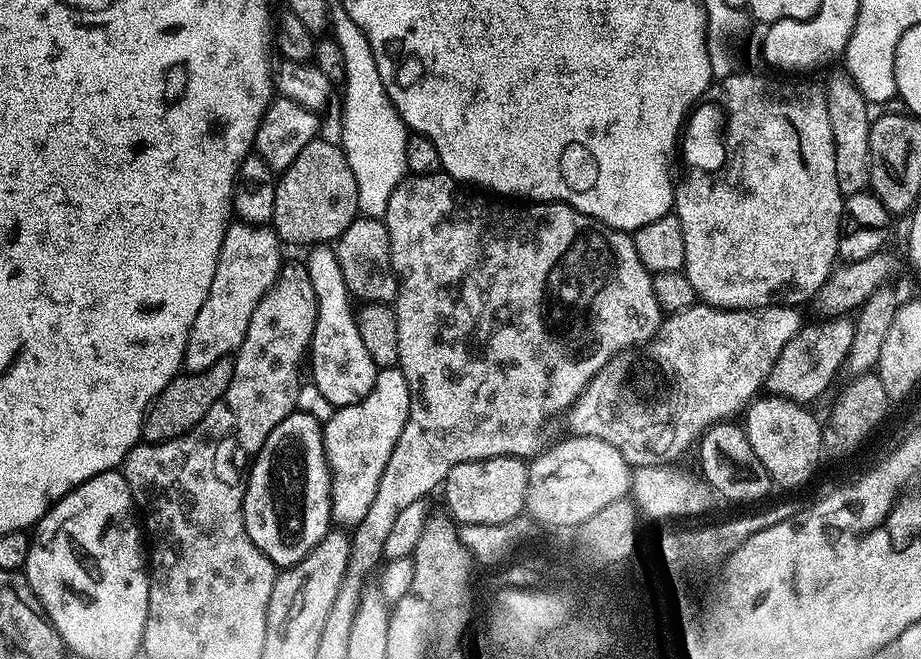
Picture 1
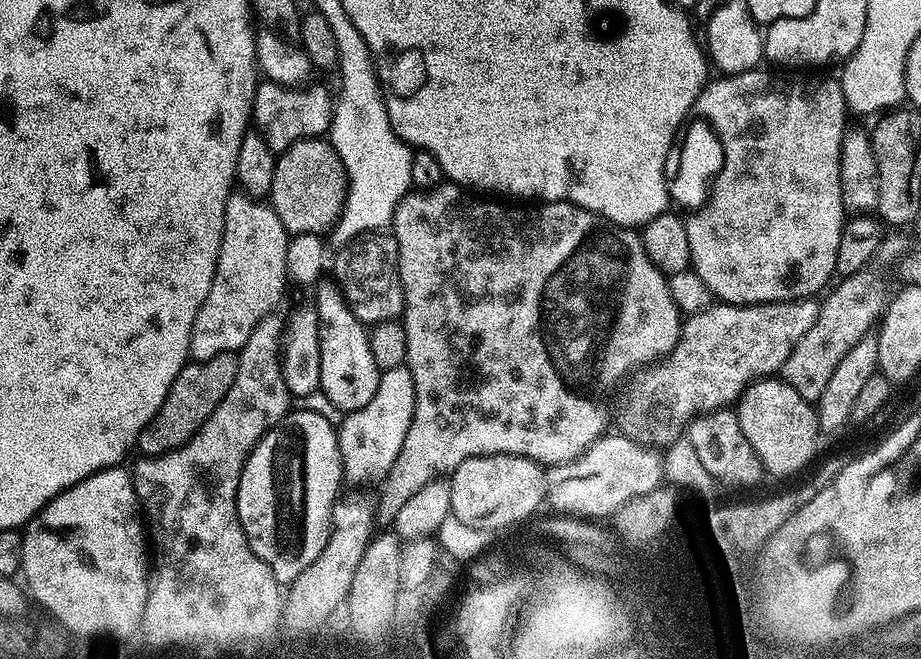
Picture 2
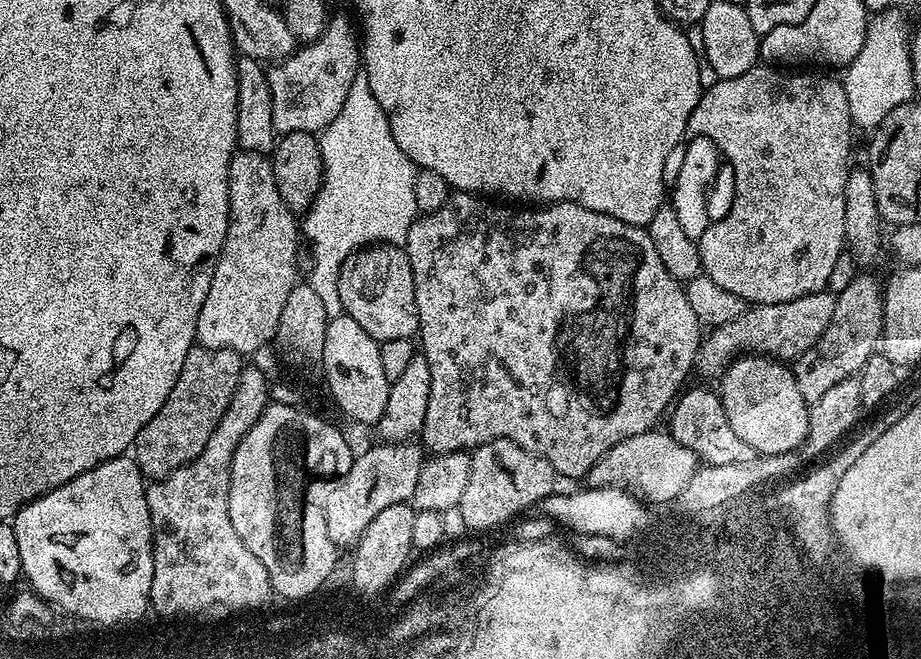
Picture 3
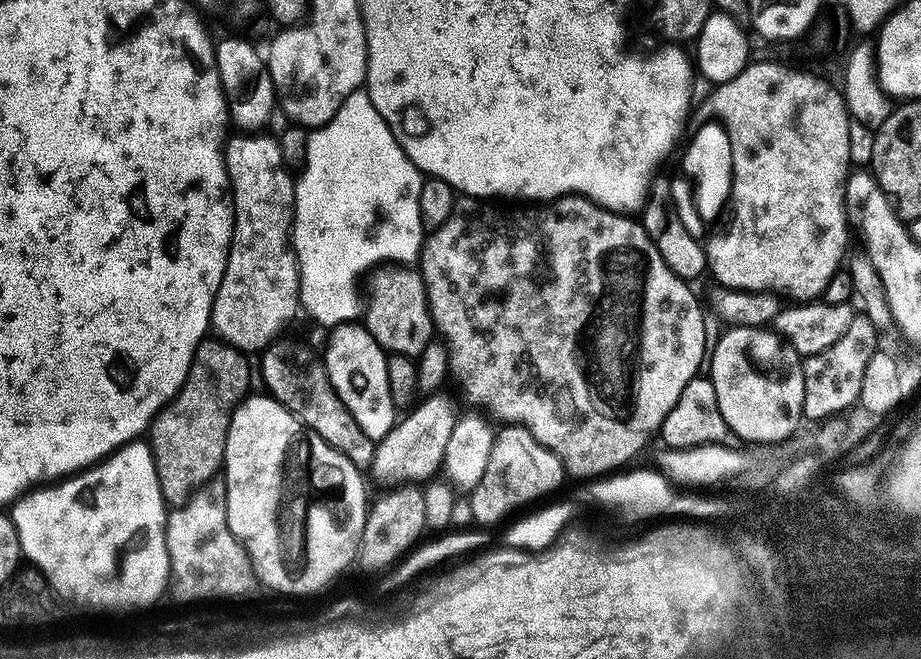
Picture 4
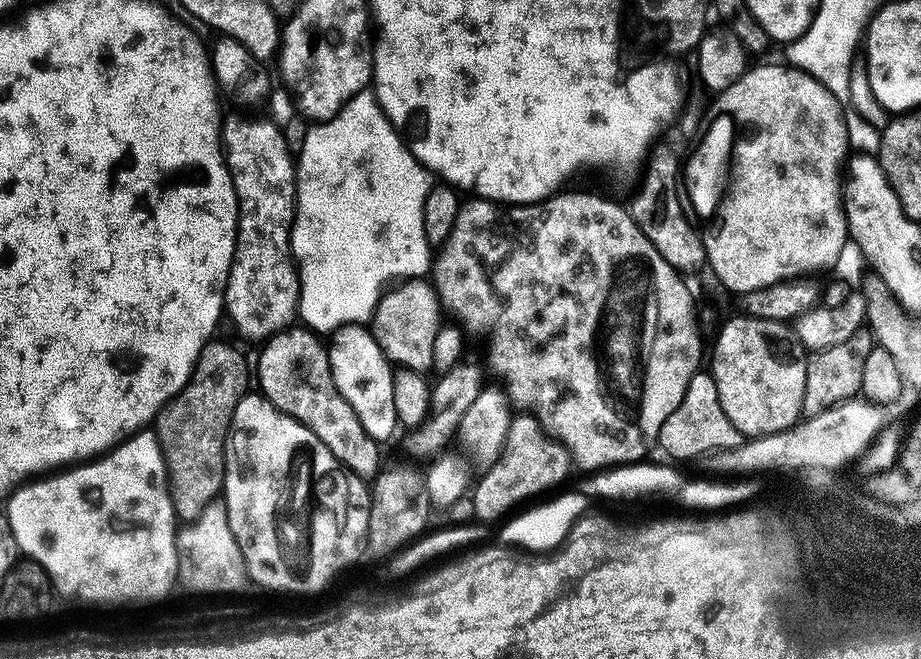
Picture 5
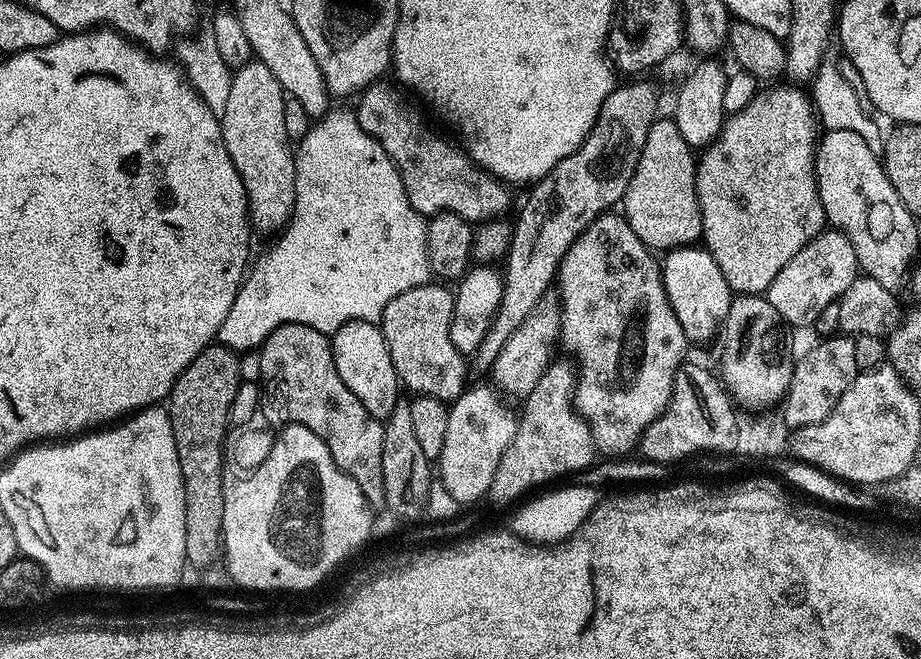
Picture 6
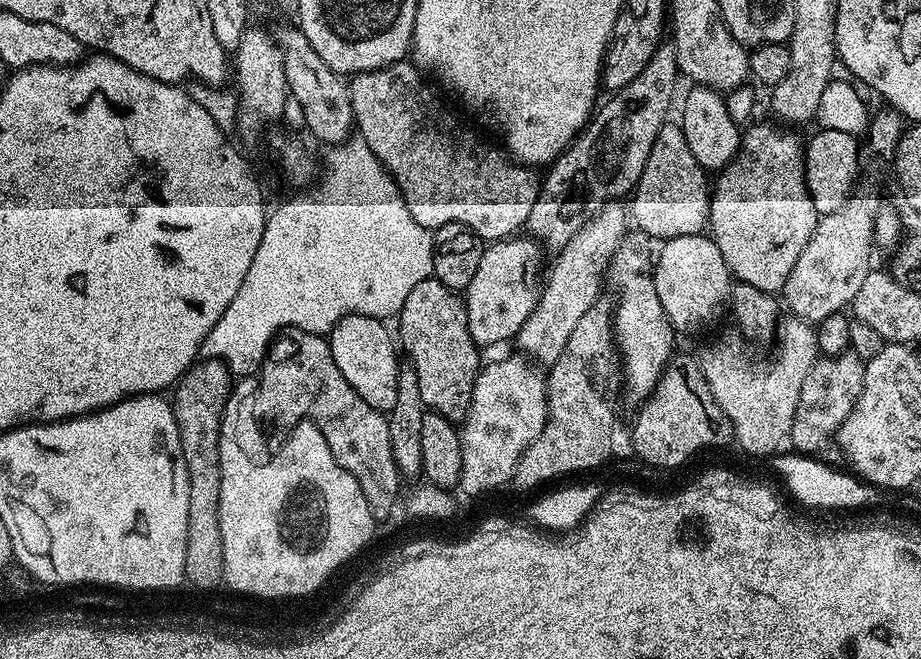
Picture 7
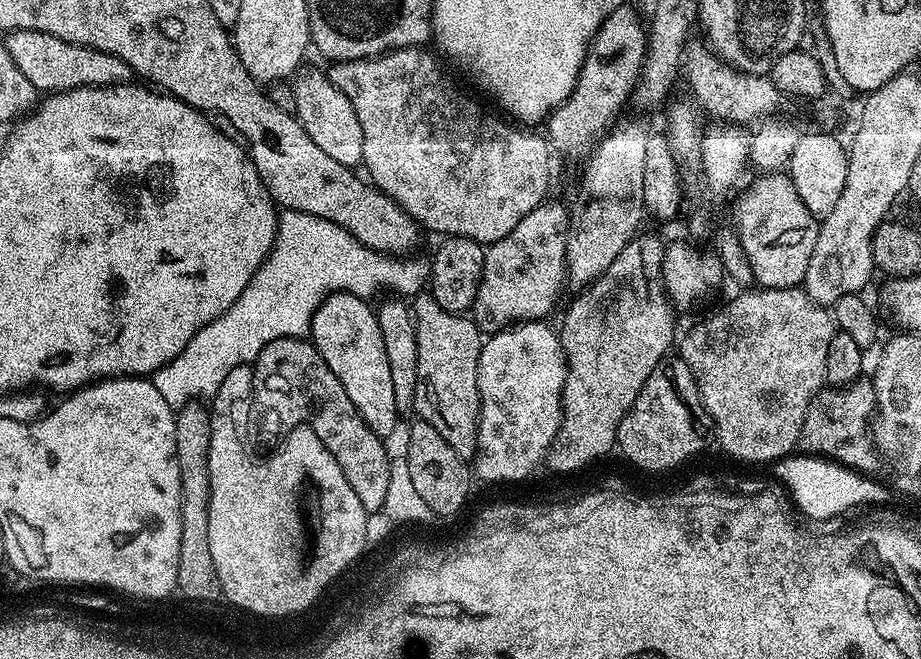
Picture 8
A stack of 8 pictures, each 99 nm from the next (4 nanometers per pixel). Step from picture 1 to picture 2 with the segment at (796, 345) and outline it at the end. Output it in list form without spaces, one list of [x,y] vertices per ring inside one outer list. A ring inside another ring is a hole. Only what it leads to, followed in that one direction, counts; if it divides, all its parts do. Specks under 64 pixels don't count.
[[[867,266],[843,277],[840,285],[822,300],[814,326],[810,326],[810,330],[802,334],[802,342],[790,350],[790,358],[786,358],[782,369],[782,379],[794,386],[804,400],[820,401],[822,390],[826,390],[834,370],[838,370],[838,362],[842,362],[842,358],[846,358],[846,354],[850,354],[850,350],[854,350],[854,346],[858,346],[883,317],[890,291],[883,274],[873,268]]]

